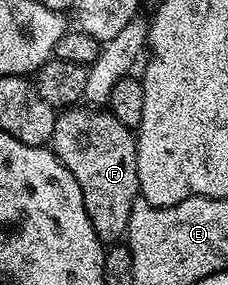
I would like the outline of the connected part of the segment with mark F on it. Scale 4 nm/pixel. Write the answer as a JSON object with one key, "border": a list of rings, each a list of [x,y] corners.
{"border":[[[77,104],[57,113],[50,149],[59,162],[68,169],[70,176],[78,180],[78,188],[82,188],[82,200],[86,204],[86,216],[90,216],[90,224],[100,237],[100,241],[105,244],[119,243],[128,233],[130,212],[140,198],[136,134],[129,126],[122,124],[122,120],[108,113],[107,109]]]}

